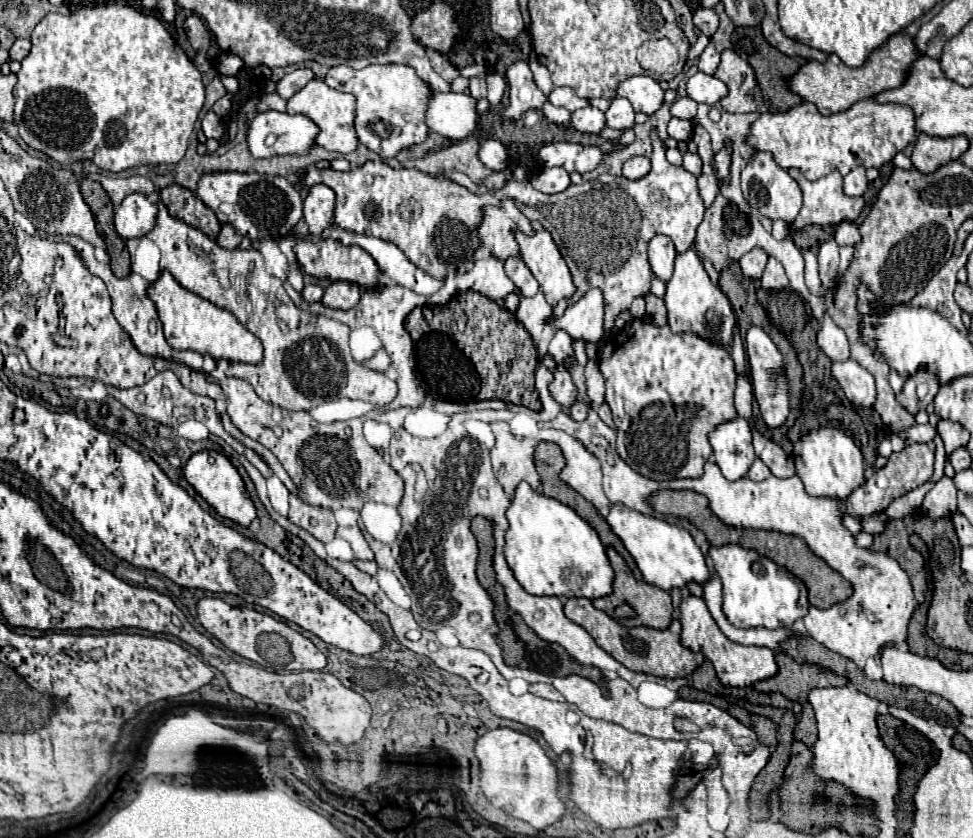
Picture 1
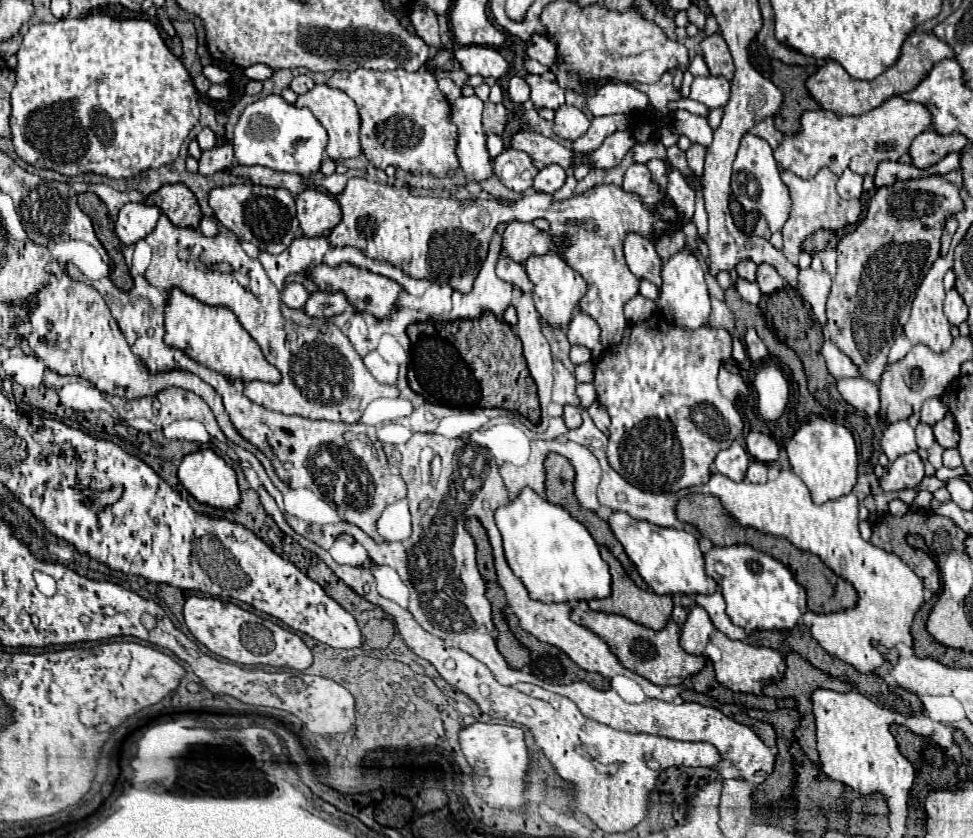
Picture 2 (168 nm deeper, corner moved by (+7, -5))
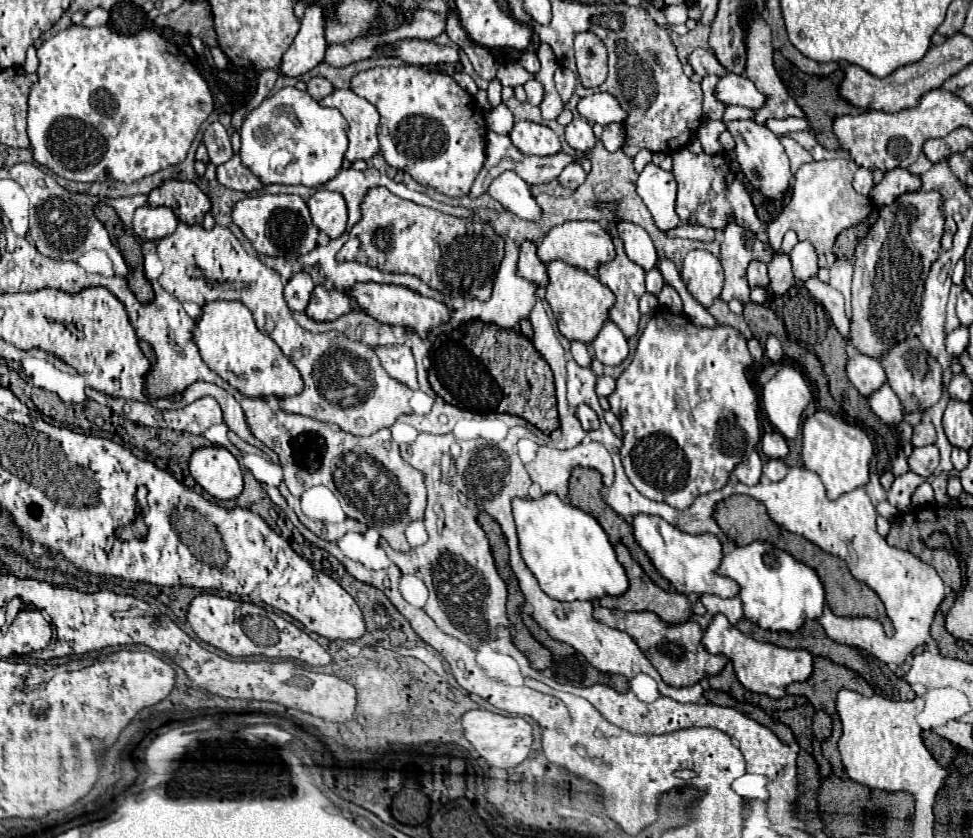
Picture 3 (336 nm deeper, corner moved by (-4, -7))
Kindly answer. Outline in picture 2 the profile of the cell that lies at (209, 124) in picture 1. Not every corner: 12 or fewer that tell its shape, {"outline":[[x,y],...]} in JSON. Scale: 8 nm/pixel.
{"outline":[[204,127],[198,133],[200,149],[212,149],[216,143],[214,133]]}

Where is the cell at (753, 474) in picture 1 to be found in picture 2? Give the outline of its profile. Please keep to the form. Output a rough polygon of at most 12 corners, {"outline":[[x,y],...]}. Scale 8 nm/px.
{"outline":[[752,461],[746,473],[750,483],[766,483],[766,463]]}

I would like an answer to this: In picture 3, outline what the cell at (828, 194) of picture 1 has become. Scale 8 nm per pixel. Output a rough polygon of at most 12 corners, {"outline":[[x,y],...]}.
{"outline":[[849,159],[811,161],[767,225],[777,253],[787,231],[829,263],[843,229],[871,213]]}

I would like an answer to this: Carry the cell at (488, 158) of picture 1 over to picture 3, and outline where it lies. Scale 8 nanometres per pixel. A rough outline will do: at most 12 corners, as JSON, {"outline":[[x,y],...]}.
{"outline":[[505,103],[489,111],[491,131],[507,135],[513,113]]}

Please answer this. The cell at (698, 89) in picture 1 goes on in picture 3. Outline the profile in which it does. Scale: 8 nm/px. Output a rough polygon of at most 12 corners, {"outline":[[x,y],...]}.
{"outline":[[727,73],[717,85],[725,105],[759,109],[767,97],[753,81]]}

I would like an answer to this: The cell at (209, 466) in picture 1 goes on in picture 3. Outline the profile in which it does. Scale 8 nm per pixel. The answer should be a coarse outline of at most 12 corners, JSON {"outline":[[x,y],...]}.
{"outline":[[199,447],[193,479],[215,499],[235,499],[243,473],[225,447]]}

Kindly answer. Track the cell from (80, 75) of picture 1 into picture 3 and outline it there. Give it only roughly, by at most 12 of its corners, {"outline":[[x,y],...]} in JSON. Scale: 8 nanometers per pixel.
{"outline":[[157,31],[37,49],[27,133],[55,175],[185,159],[207,81]]}

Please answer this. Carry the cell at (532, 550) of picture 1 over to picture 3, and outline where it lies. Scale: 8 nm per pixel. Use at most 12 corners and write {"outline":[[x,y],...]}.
{"outline":[[513,499],[525,565],[549,597],[627,591],[589,513]]}

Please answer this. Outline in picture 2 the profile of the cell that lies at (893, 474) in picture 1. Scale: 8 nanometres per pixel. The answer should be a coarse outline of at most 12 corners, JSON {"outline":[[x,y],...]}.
{"outline":[[918,453],[900,455],[878,479],[884,493],[920,485]]}

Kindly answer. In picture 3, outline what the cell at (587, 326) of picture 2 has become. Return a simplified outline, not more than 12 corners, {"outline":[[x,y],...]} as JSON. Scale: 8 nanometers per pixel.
{"outline":[[607,321],[593,339],[595,357],[615,367],[629,355],[627,337]]}

